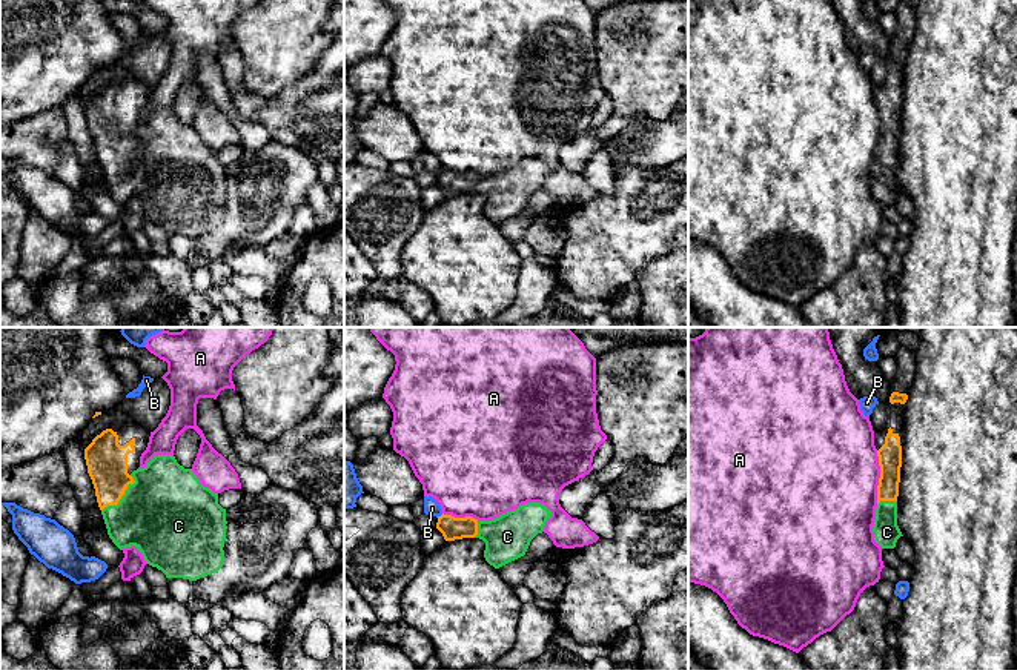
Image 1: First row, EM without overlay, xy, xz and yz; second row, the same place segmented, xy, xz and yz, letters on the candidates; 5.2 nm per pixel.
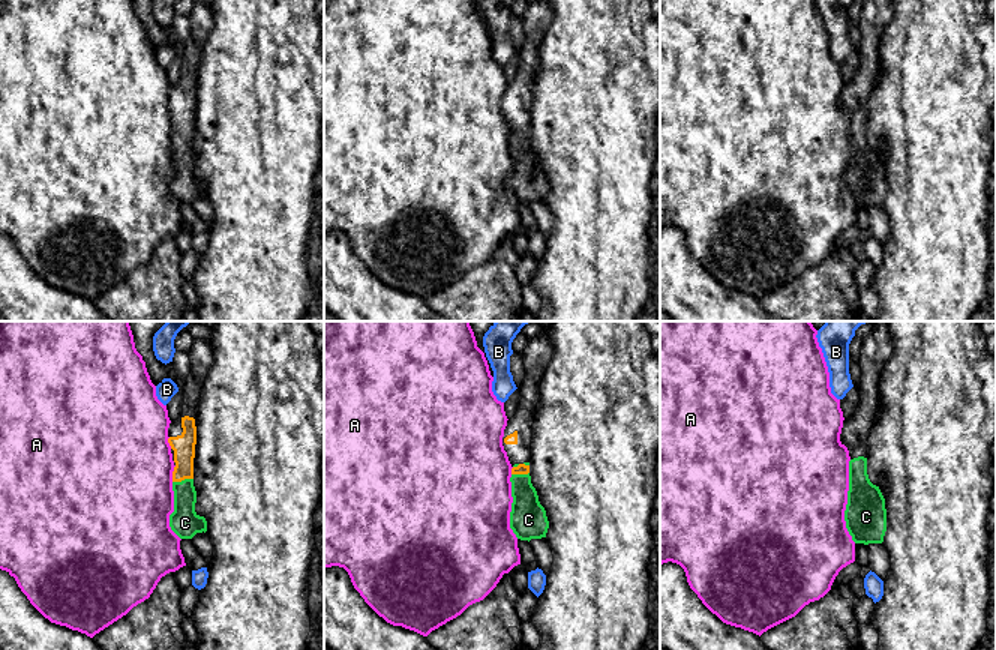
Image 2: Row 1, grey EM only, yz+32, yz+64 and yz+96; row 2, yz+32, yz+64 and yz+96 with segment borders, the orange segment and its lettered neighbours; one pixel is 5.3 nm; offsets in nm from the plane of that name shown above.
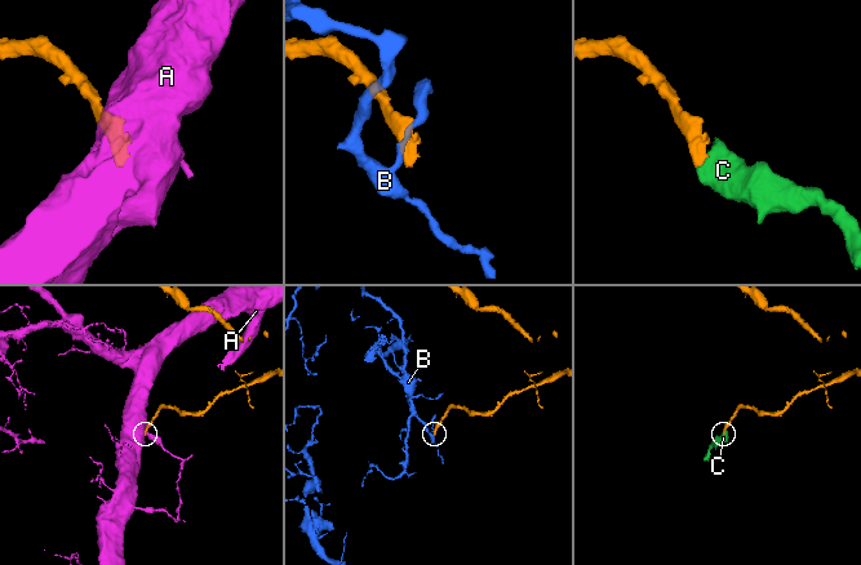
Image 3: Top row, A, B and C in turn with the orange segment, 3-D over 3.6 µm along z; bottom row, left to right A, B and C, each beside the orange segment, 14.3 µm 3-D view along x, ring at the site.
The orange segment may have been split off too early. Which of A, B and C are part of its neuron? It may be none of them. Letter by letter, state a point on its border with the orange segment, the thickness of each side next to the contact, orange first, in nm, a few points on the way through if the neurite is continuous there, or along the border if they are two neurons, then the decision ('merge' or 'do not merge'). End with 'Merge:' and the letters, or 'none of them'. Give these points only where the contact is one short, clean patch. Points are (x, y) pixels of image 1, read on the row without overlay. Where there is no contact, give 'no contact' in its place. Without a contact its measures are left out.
A: yz (881, 132) | 130/480 nm | along yz (876, 106), (879, 119), (877, 159) | do not merge
B: xz (441, 171) | 120/90 nm | along xz (443, 169), (437, 172) | do not merge
C: xy (122, 151) | 220/460 nm | across xy (106, 116), (109, 134), (122, 151), (137, 165), (166, 168) | merge
Merge: C

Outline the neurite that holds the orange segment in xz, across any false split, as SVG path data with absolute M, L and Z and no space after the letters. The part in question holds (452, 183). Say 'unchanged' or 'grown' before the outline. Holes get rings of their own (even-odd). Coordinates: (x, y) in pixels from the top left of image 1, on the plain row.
grown; M527 158L490 177L472 172L438 172L436 184L446 197L479 194L485 198L485 217L499 224L525 211L530 197L544 187L552 168L539 158Z

